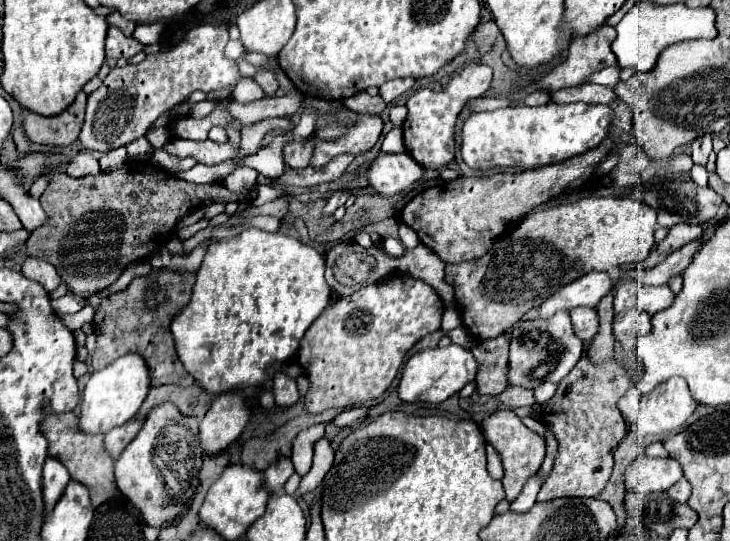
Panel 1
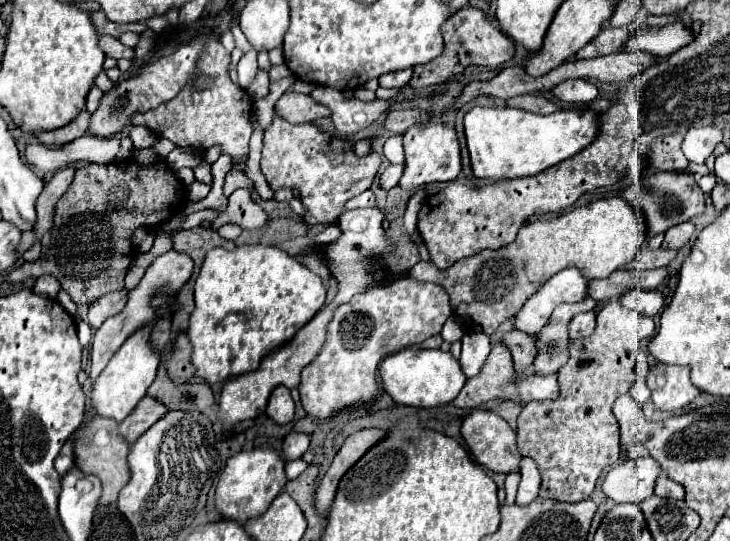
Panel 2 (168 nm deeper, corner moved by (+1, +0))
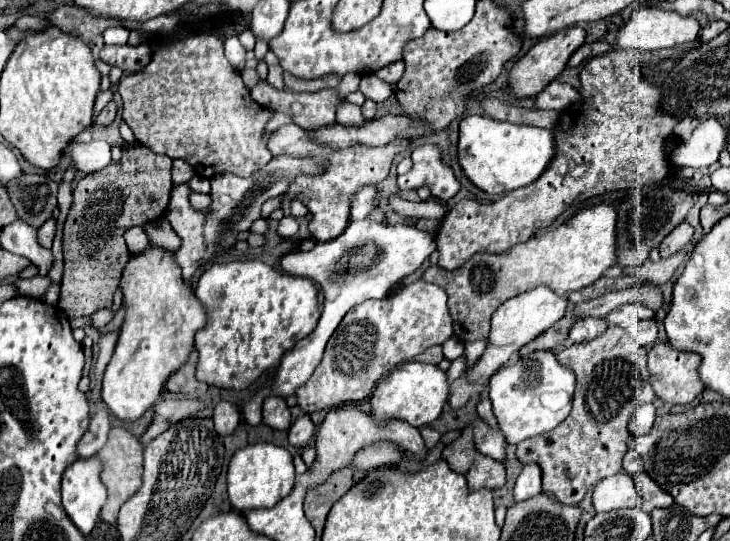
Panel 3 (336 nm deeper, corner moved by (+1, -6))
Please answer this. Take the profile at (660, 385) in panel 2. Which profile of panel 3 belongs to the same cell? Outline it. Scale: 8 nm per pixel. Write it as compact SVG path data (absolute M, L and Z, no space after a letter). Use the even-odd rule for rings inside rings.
M670 342L654 344L648 352L648 370L650 370L650 384L656 396L670 404L690 404L696 396L702 394L704 382L698 378L698 354L686 354L686 350L674 350Z

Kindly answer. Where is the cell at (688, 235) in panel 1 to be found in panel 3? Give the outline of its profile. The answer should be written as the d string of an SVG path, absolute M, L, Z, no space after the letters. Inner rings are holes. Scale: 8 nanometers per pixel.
M682 222L682 226L676 226L660 244L660 256L668 258L672 254L676 254L678 250L682 250L694 236L694 228L686 222Z

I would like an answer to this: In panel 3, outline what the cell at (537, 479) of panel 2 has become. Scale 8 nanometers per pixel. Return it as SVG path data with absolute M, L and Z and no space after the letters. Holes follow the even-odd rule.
M526 464L522 474L516 480L514 498L516 498L516 502L522 502L522 500L528 500L540 492L542 492L542 472L534 464Z

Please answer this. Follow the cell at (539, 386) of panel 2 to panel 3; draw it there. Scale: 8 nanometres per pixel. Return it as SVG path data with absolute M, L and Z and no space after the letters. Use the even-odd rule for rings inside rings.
M536 350L526 358L518 356L494 372L490 378L490 400L508 444L518 444L558 426L572 410L574 384L574 372L558 362L554 350Z

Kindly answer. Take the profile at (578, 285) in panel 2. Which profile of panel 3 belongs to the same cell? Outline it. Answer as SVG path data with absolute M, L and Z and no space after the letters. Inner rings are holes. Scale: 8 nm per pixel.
M540 286L540 288L534 288L526 294L520 294L516 298L510 298L506 300L502 306L498 306L498 310L492 314L492 328L490 328L490 334L486 338L488 346L484 350L484 354L480 356L480 360L470 368L468 372L468 380L470 382L484 382L484 390L480 394L480 402L478 402L478 414L484 418L484 420L490 420L490 424L494 426L496 418L492 414L492 406L490 406L490 398L488 398L488 378L500 368L504 366L512 354L516 354L524 344L528 344L530 340L534 340L538 334L542 334L544 330L548 330L550 326L554 326L566 312L566 296L558 296L556 292L552 292L550 288L546 286Z

